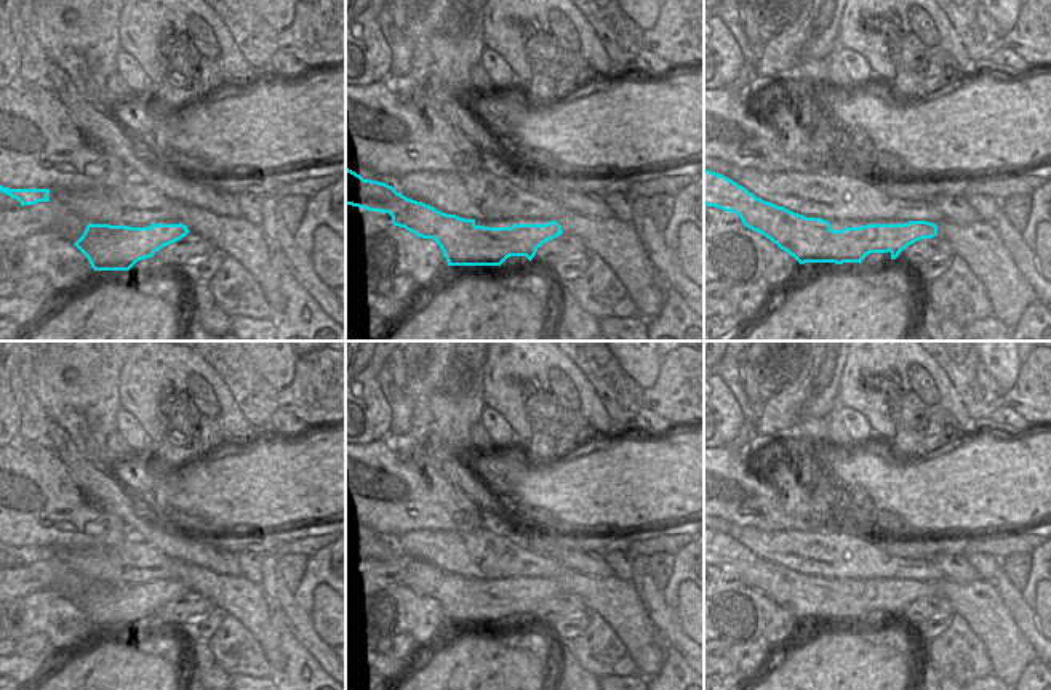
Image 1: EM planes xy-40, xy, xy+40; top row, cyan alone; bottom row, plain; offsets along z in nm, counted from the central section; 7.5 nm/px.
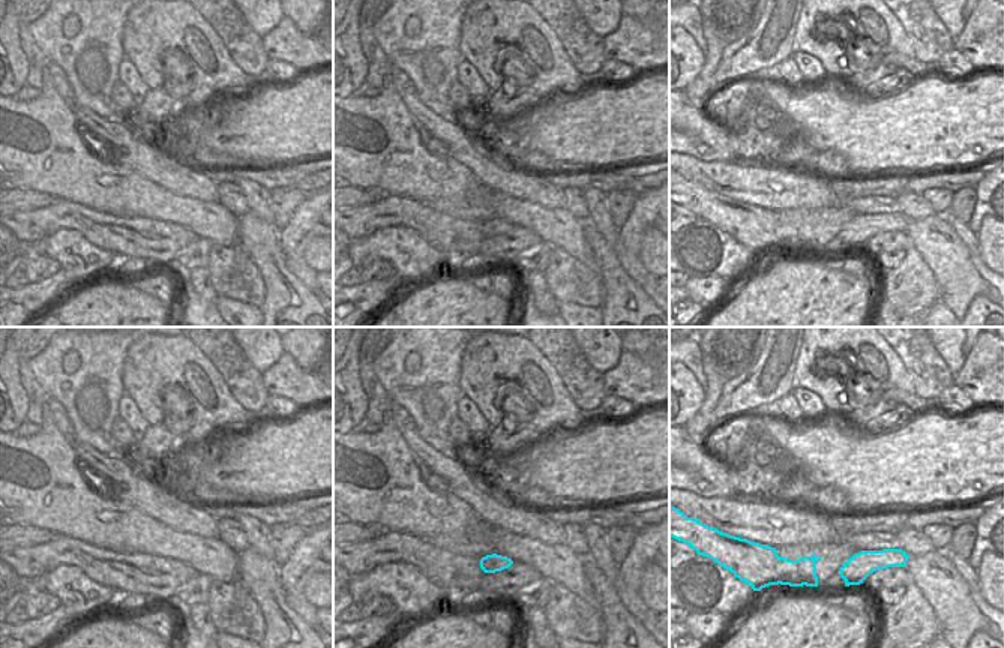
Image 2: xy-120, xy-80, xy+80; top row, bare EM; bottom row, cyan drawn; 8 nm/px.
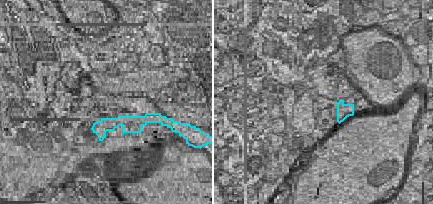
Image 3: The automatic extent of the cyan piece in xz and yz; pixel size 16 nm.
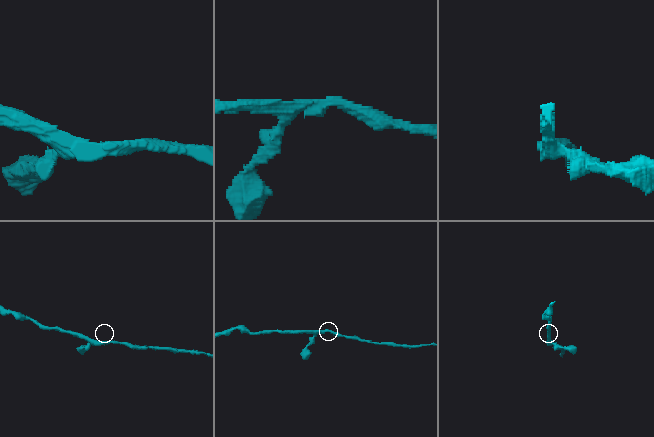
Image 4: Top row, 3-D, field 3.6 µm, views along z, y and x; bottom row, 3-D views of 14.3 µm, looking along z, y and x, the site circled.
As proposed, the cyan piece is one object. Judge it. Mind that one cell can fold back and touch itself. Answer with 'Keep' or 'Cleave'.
Keep.

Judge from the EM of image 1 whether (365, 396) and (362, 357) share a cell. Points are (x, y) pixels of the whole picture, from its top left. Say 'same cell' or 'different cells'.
different cells

